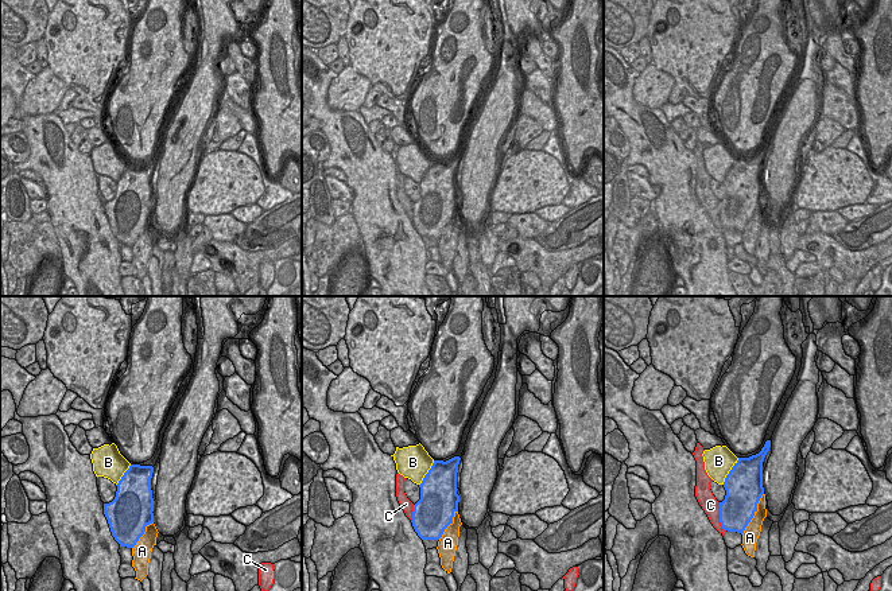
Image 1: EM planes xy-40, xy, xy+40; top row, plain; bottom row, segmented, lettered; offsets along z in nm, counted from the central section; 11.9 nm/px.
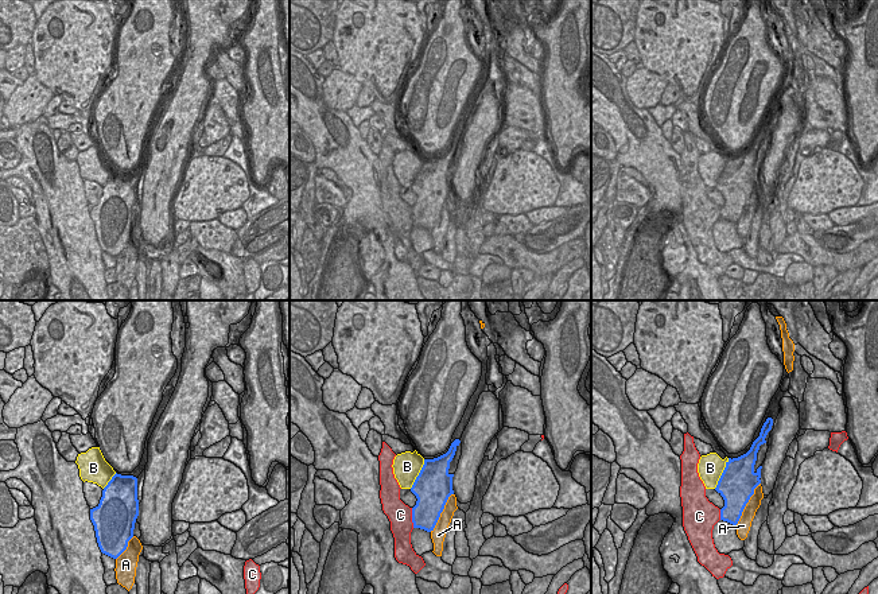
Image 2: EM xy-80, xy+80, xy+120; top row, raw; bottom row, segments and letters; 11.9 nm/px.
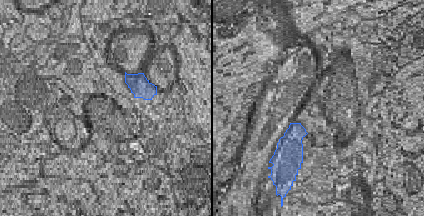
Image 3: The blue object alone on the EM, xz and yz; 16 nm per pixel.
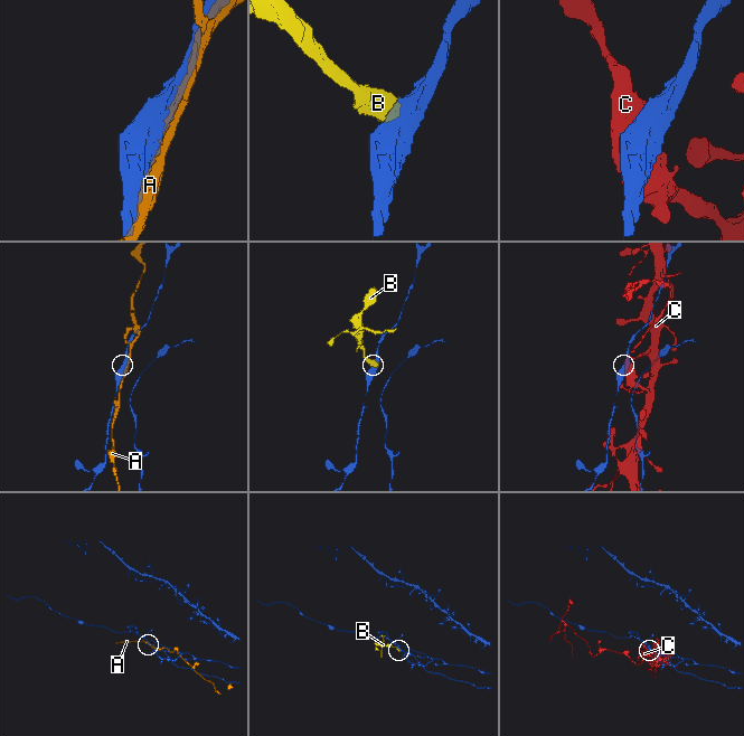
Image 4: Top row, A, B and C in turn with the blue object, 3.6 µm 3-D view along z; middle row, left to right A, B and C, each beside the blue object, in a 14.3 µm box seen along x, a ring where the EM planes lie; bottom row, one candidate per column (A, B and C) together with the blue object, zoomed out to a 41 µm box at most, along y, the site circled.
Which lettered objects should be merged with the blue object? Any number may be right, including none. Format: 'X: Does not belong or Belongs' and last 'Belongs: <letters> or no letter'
A: Does not belong
B: Does not belong
C: Does not belong
Belongs: no letter

